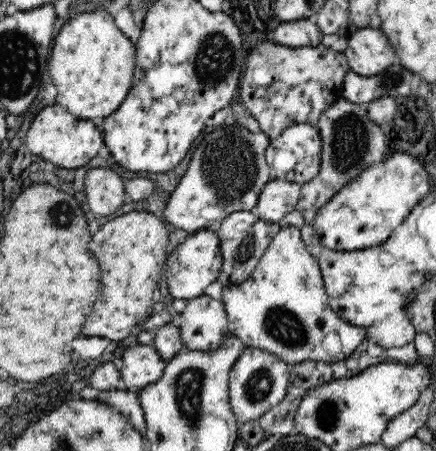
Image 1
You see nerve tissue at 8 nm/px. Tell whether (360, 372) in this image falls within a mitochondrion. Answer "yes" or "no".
no

